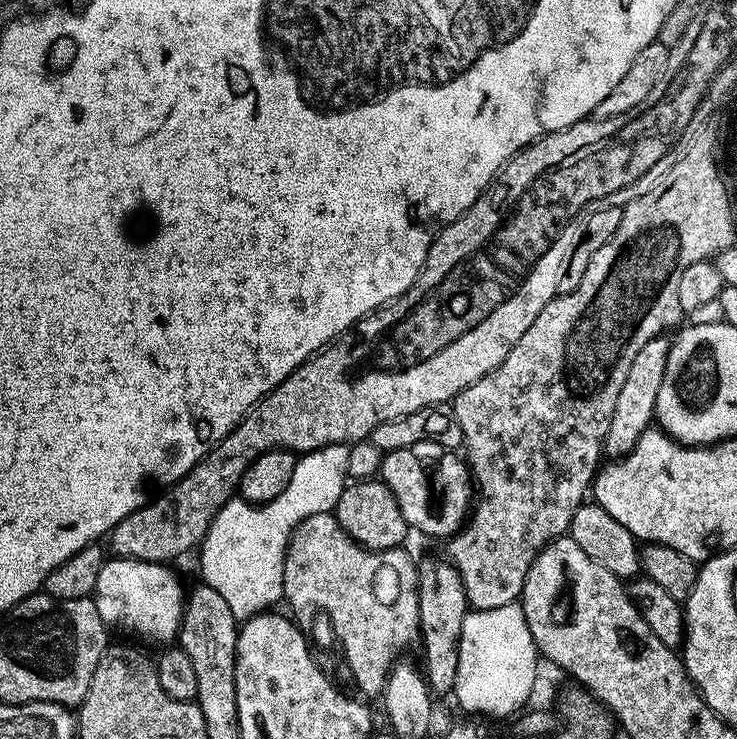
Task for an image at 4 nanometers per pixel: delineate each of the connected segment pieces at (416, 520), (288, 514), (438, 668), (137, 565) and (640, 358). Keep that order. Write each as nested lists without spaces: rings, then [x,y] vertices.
[[[411,448],[383,453],[379,479],[394,494],[398,510],[402,510],[402,518],[409,529],[416,531],[417,528],[424,536],[451,538],[464,527],[474,504],[474,481],[470,469],[456,454],[438,457],[433,468],[427,468],[416,454]]]
[[[331,444],[313,452],[305,452],[297,459],[294,474],[290,474],[290,483],[287,484],[286,490],[282,490],[282,494],[278,494],[278,498],[258,505],[250,504],[247,500],[233,498],[224,503],[222,510],[218,510],[210,530],[198,548],[200,572],[204,575],[201,576],[203,583],[218,590],[218,594],[222,594],[222,599],[230,605],[230,610],[234,610],[234,618],[237,622],[248,620],[260,612],[275,609],[276,603],[284,600],[282,570],[292,531],[303,520],[310,518],[310,514],[322,514],[335,509],[338,498],[349,479],[346,470],[348,450],[349,445]]]
[[[447,559],[420,560],[418,564],[418,618],[420,619],[419,643],[424,644],[424,664],[422,671],[429,689],[437,697],[444,696],[456,687],[458,674],[458,654],[464,615],[470,610],[462,578]]]
[[[105,559],[102,570],[98,570],[94,593],[96,609],[104,625],[144,640],[175,641],[184,613],[186,588],[168,568],[171,567],[167,563],[151,564],[148,560]]]
[[[667,335],[655,336],[638,350],[634,363],[626,374],[626,382],[622,382],[622,391],[614,401],[614,414],[610,417],[610,430],[606,430],[603,455],[608,458],[622,458],[632,450],[638,438],[653,427],[656,419],[656,403],[658,402],[658,386],[662,386],[662,378],[666,374],[666,358],[670,354],[672,340]]]

